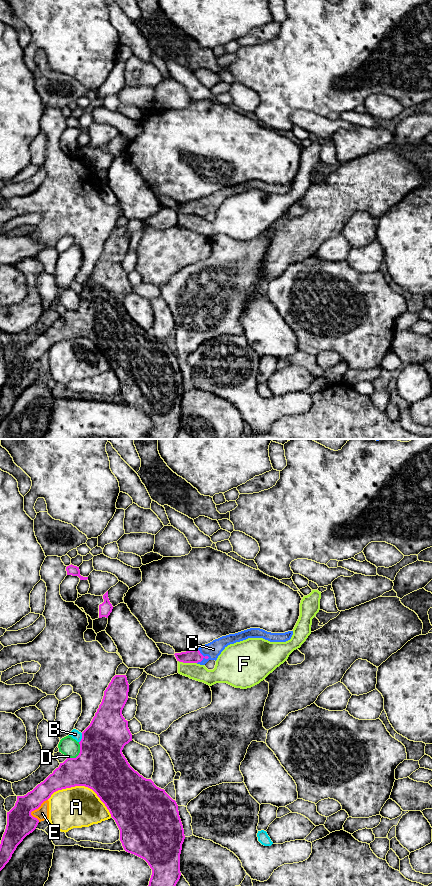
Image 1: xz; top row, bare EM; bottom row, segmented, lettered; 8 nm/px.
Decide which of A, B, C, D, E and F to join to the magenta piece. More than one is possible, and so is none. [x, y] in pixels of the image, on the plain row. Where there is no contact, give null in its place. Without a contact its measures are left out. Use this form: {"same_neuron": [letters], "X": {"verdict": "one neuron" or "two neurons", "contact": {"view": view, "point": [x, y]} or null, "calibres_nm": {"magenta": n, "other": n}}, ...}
{"same_neuron": ["C"], "A": {"verdict": "two neurons", "contact": {"view": "xz", "point": [83, 337]}, "calibres_nm": {"magenta": 400, "other": 340}}, "B": {"verdict": "two neurons", "contact": {"view": "xz", "point": [82, 290]}, "calibres_nm": {"magenta": 380, "other": 80}}, "C": {"verdict": "one neuron", "contact": {"view": "xz", "point": [202, 207]}, "calibres_nm": {"magenta": 110, "other": 130}}, "D": {"verdict": "two neurons", "contact": {"view": "xz", "point": [79, 306]}, "calibres_nm": {"magenta": 400, "other": 150}}, "E": {"verdict": "two neurons", "contact": {"view": "xz", "point": [34, 361]}, "calibres_nm": {"magenta": 220, "other": 110}}, "F": {"verdict": "two neurons", "contact": {"view": "xz", "point": [187, 214]}, "calibres_nm": {"magenta": 110, "other": 130}}}

